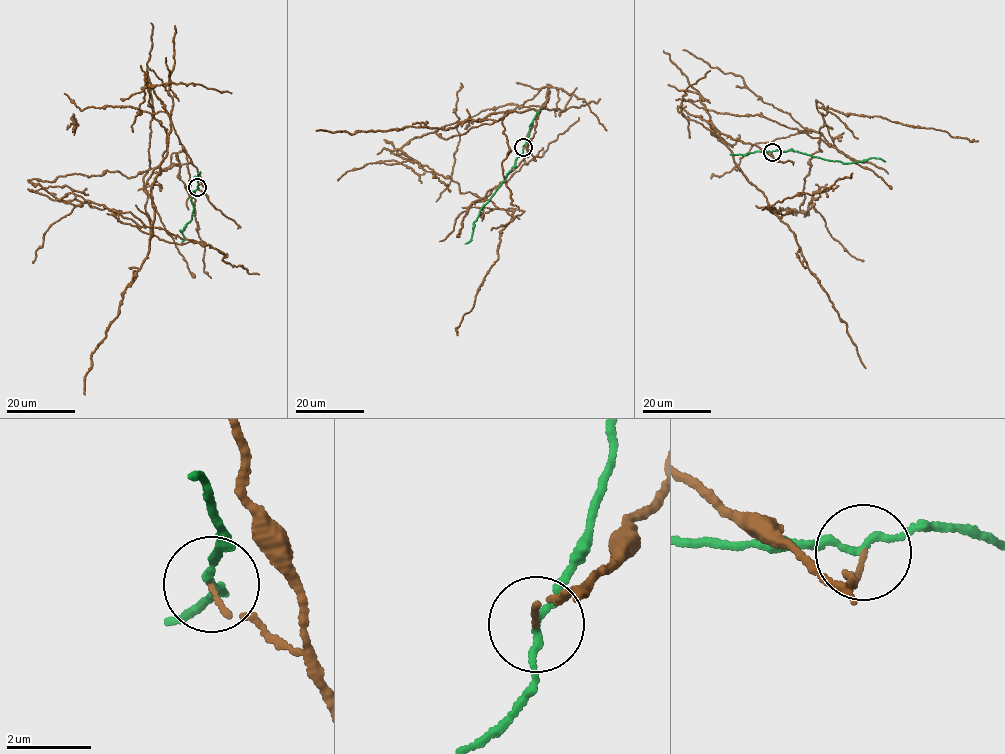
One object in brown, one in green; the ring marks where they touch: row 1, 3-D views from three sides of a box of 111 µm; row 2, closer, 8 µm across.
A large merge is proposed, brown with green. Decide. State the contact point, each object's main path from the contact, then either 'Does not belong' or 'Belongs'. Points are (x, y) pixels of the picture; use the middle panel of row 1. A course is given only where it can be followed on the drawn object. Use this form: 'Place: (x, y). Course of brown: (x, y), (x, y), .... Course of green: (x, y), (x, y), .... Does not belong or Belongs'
Place: (523, 147). Course of brown: (523, 147), (549, 90), (526, 136), (526, 157), (470, 205), (514, 209), (499, 237), (498, 260), (457, 335). Course of green: (523, 147), (513, 168), (482, 207), (471, 240), (465, 244). Does not belong

